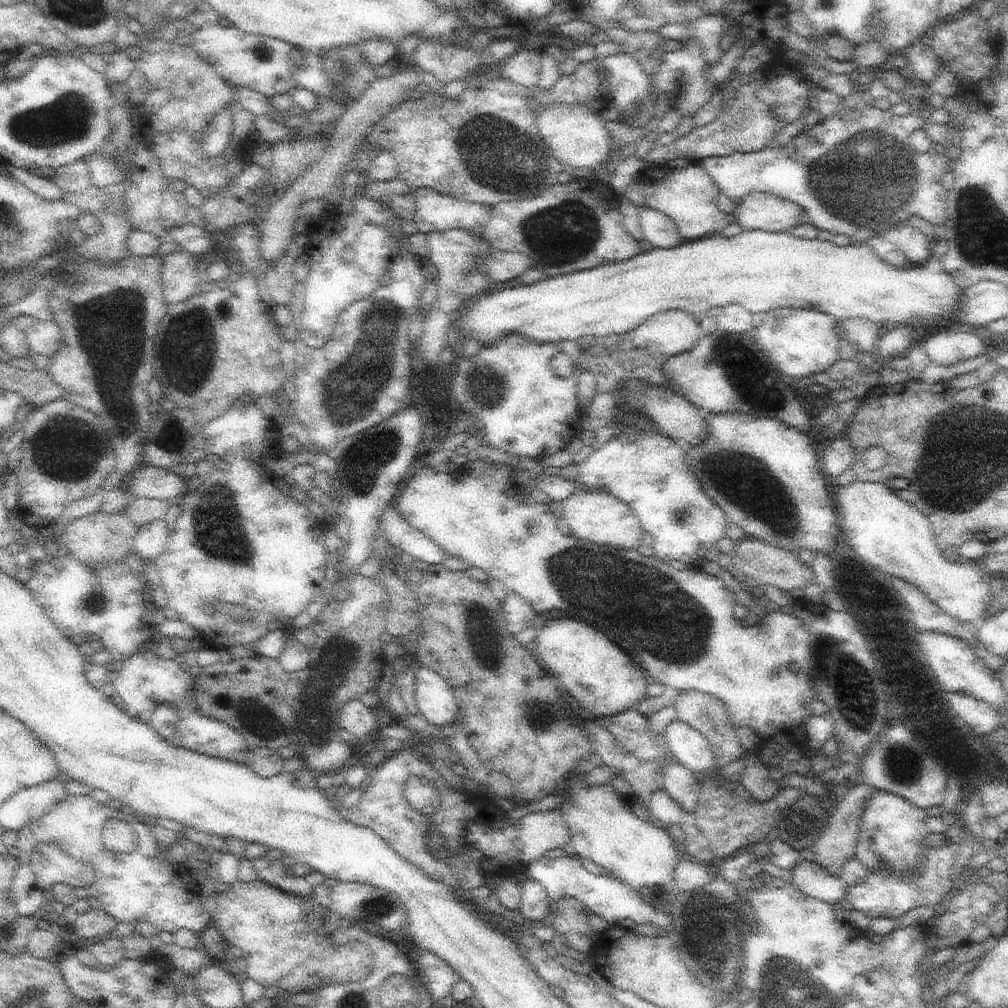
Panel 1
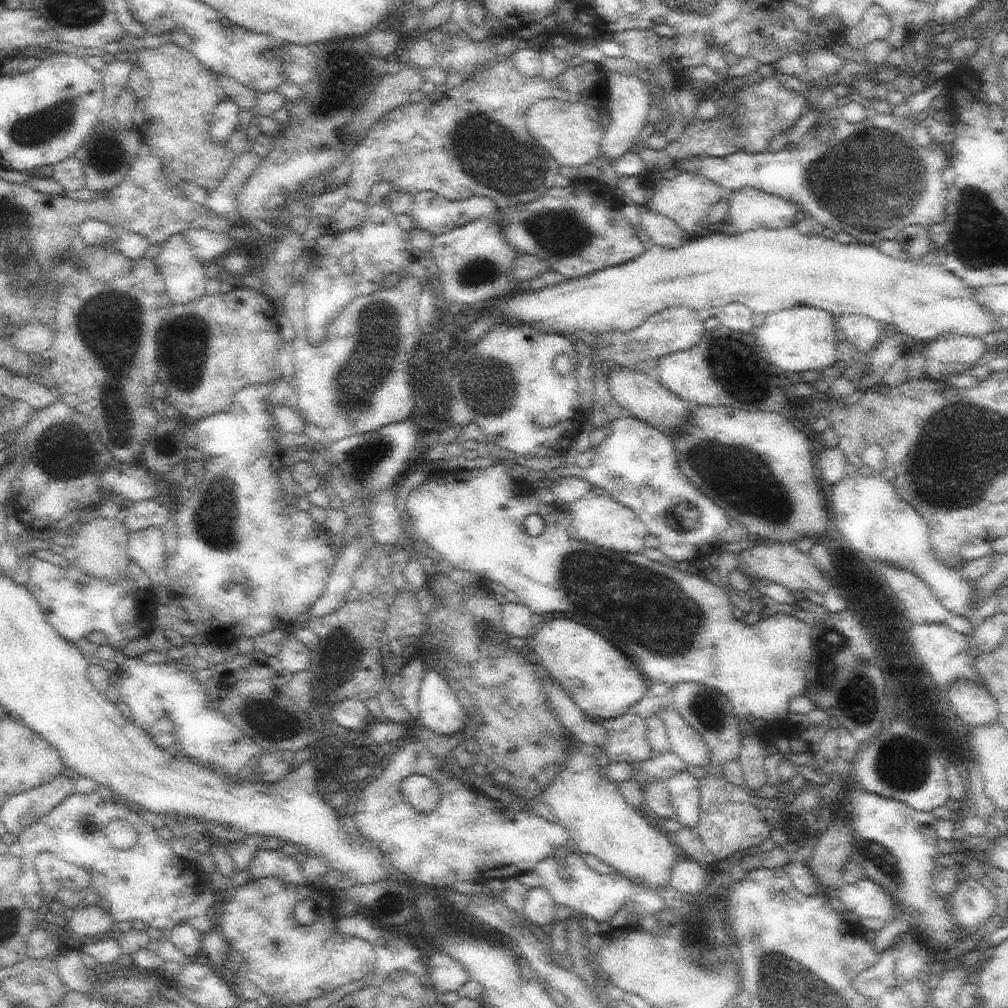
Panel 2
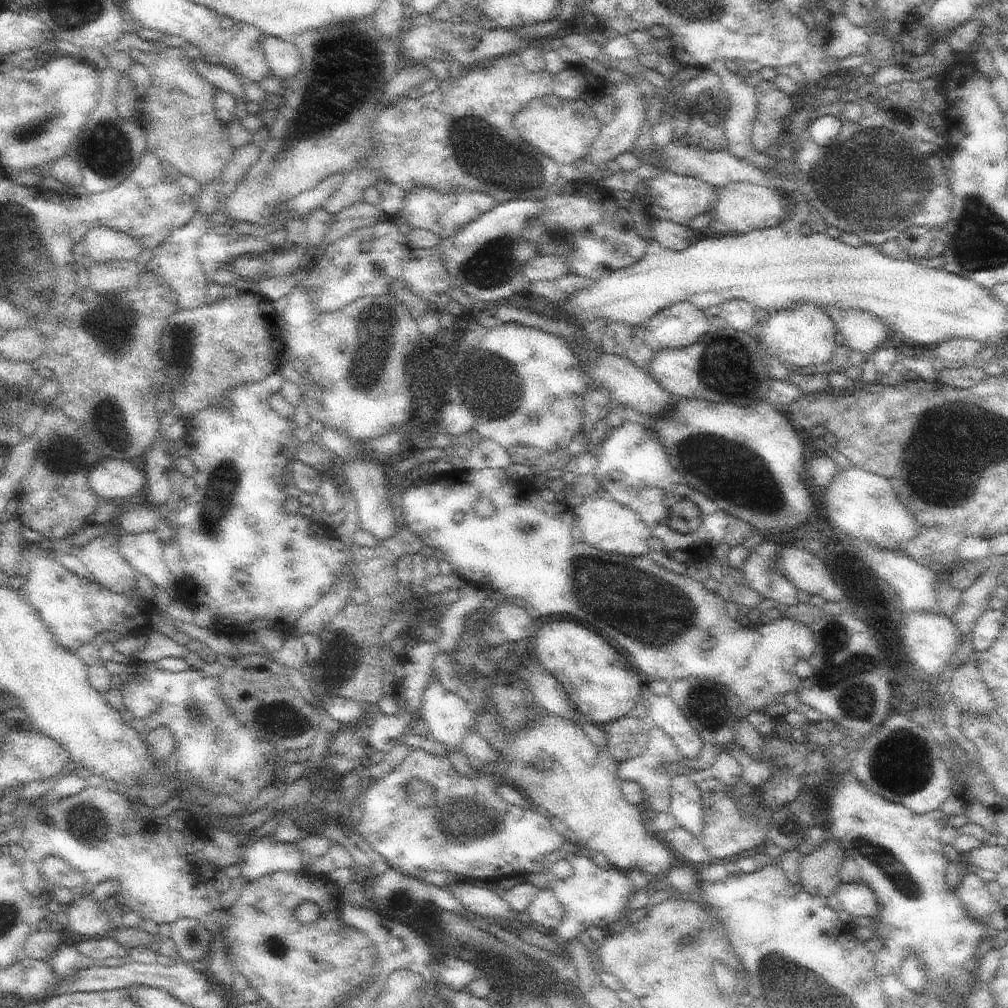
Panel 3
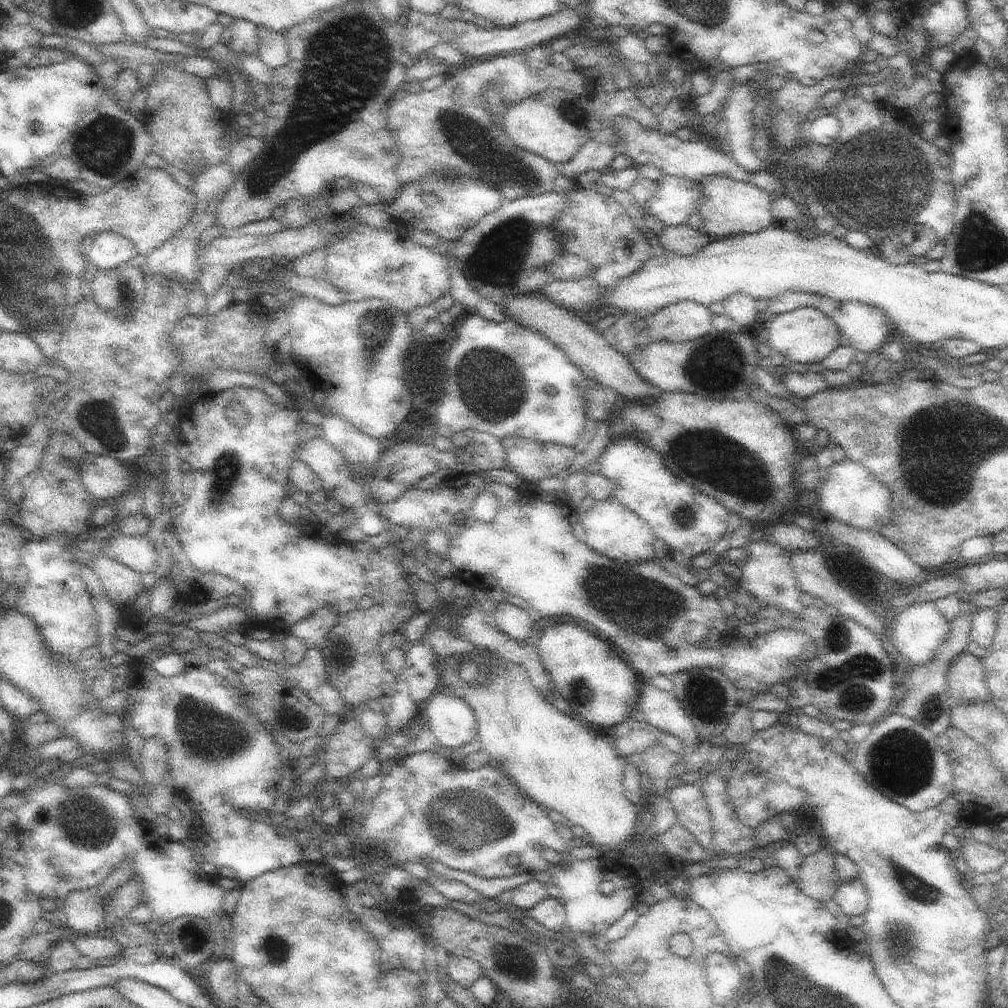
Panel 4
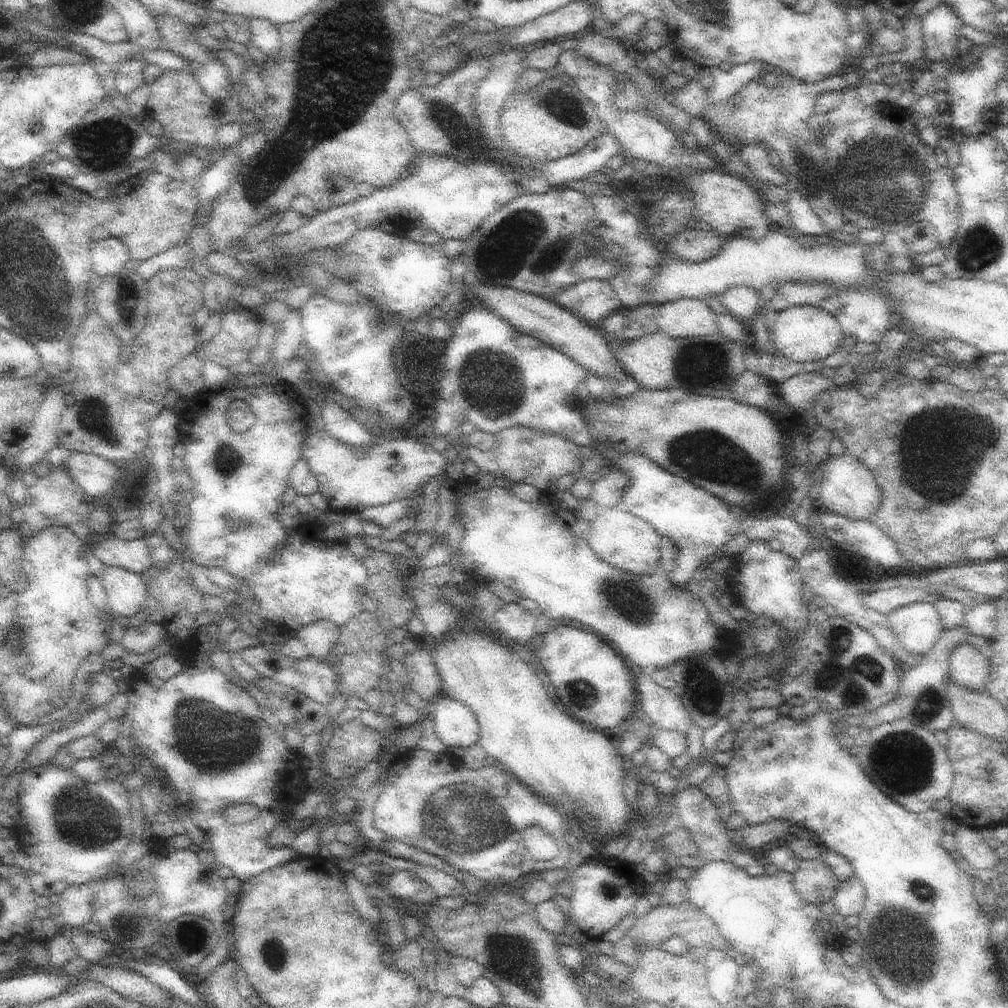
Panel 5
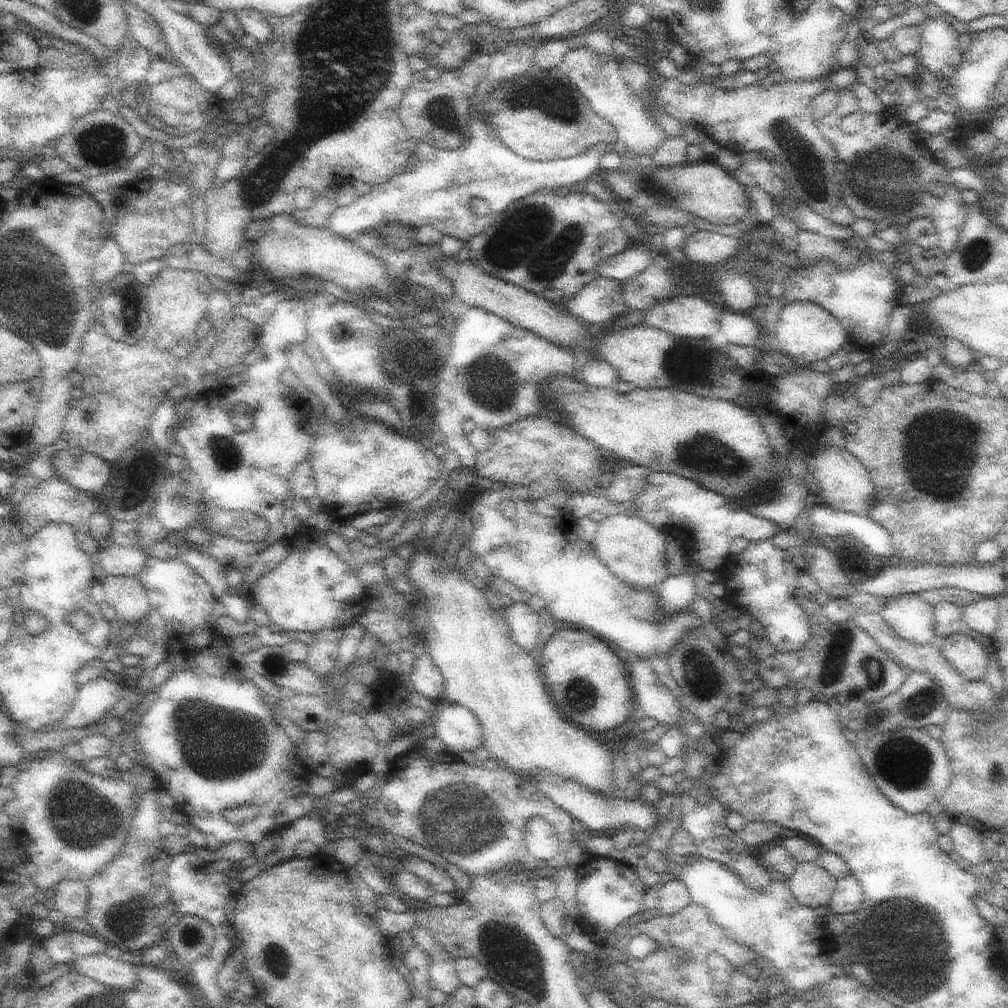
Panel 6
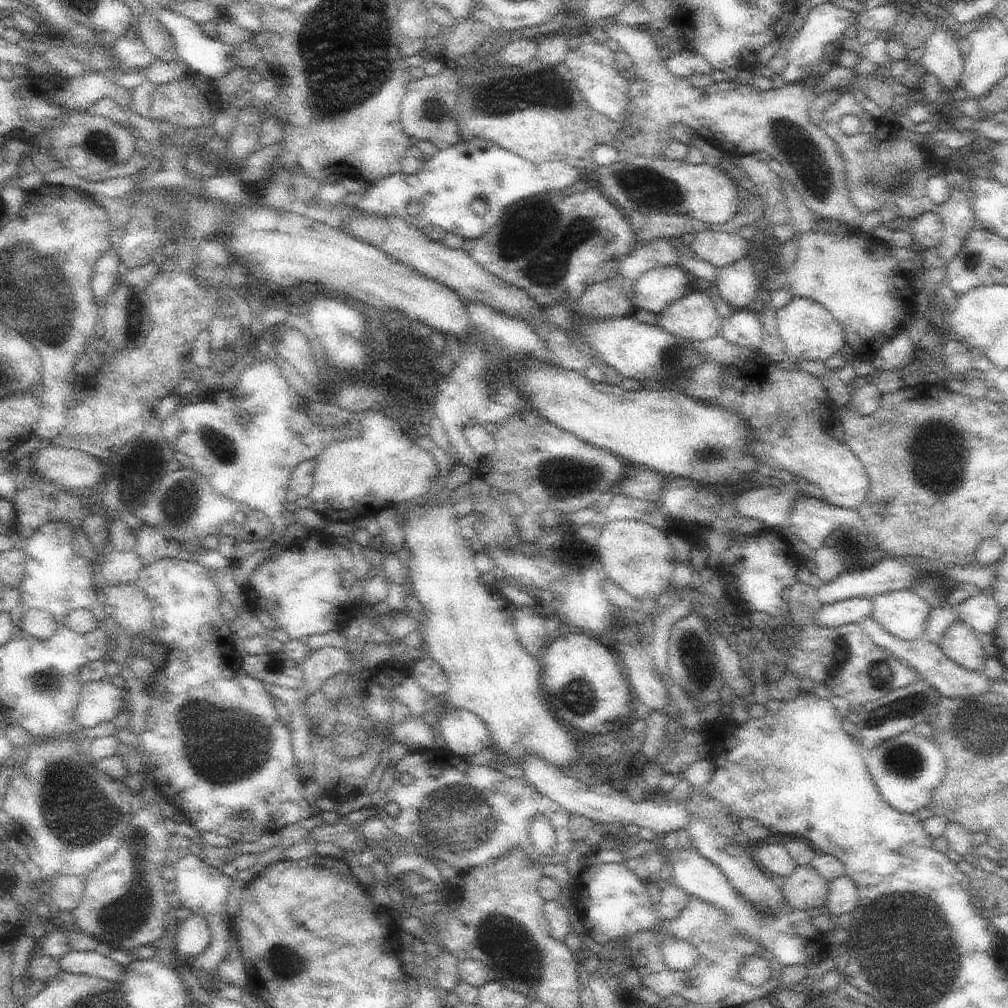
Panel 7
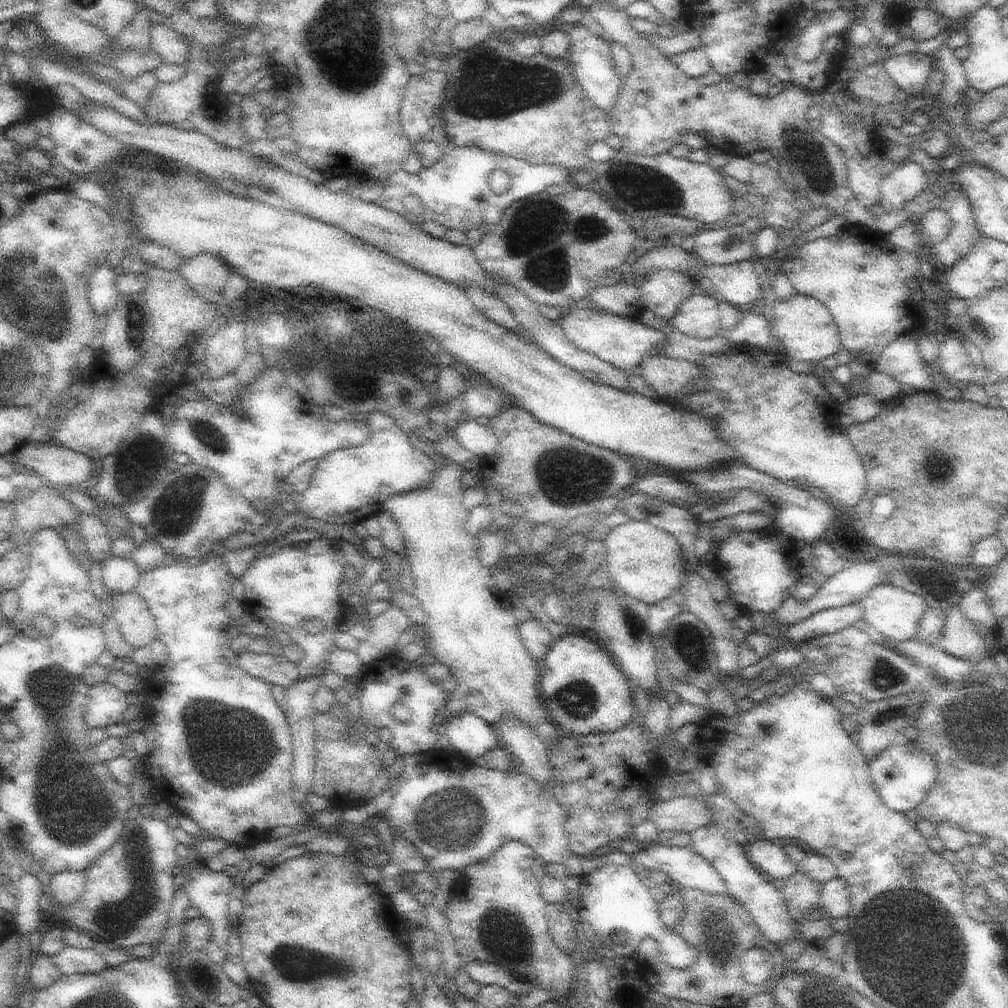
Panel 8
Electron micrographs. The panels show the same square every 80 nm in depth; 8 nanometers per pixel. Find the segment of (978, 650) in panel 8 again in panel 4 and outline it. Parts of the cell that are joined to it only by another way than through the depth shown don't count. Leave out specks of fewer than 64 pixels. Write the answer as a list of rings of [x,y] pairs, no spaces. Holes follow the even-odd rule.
[[[964,649],[949,668],[949,693],[952,702],[990,701],[984,658]]]

